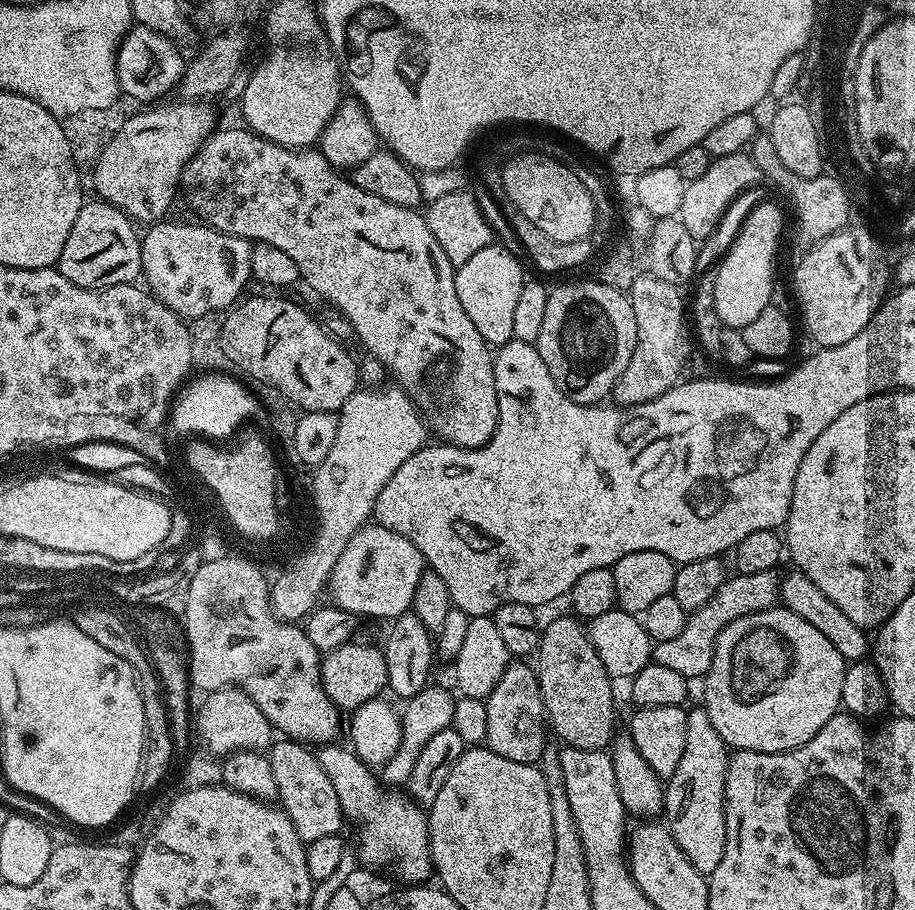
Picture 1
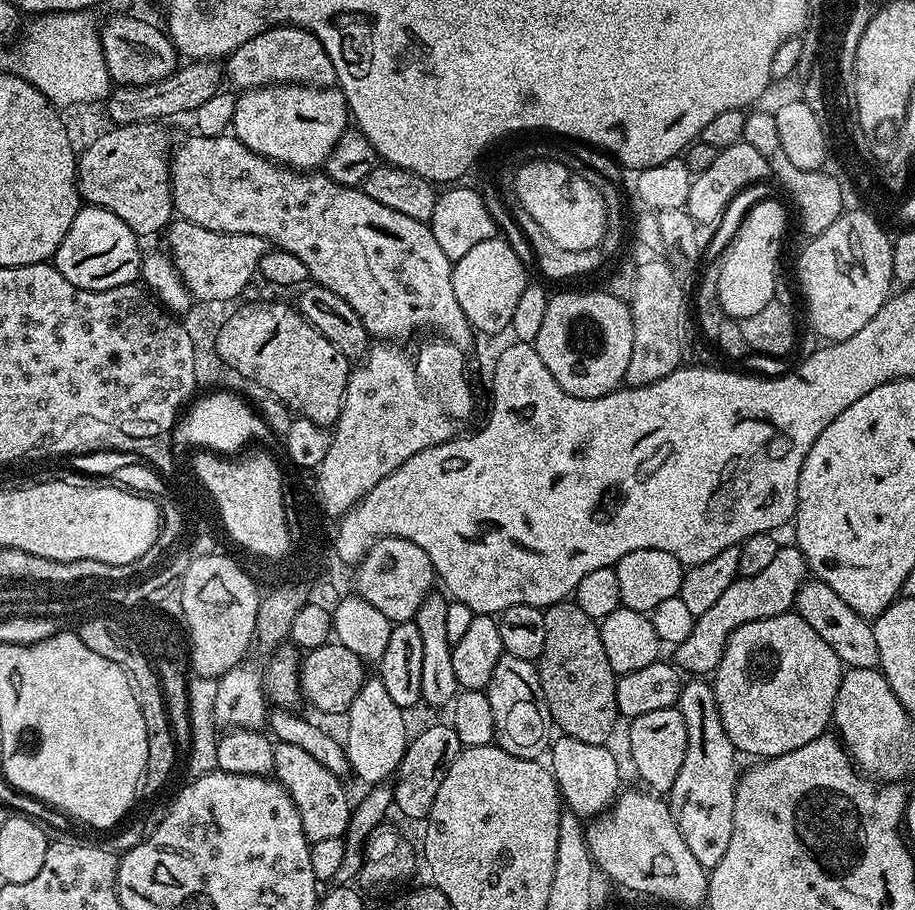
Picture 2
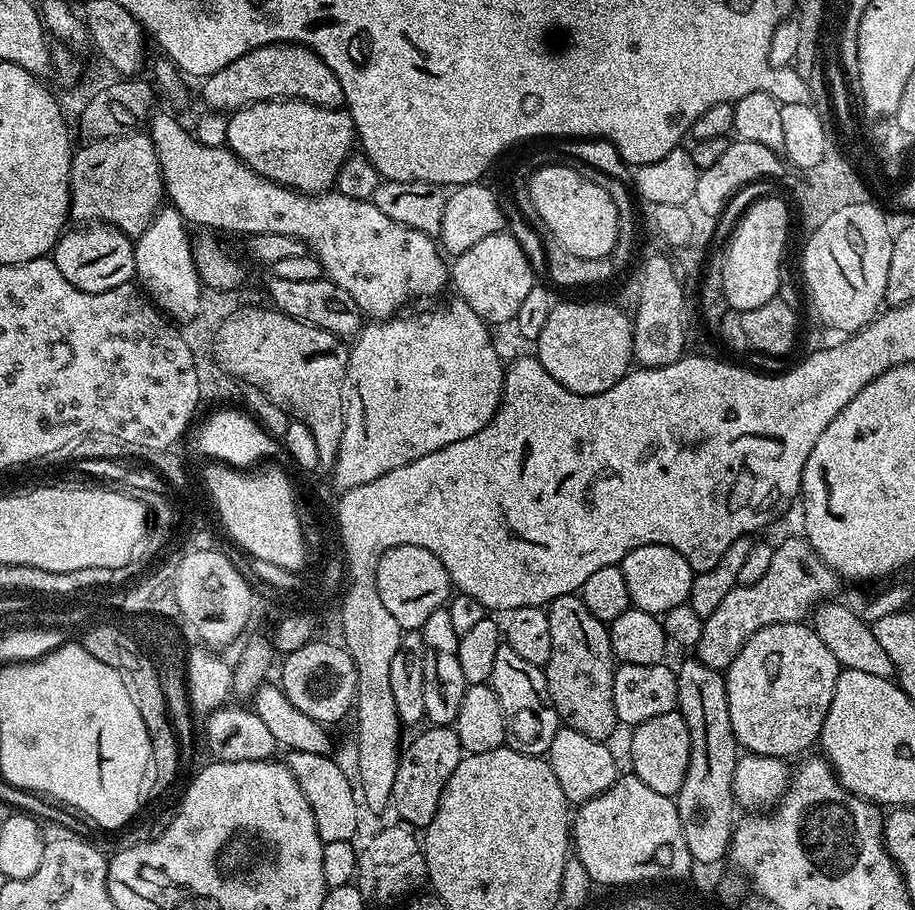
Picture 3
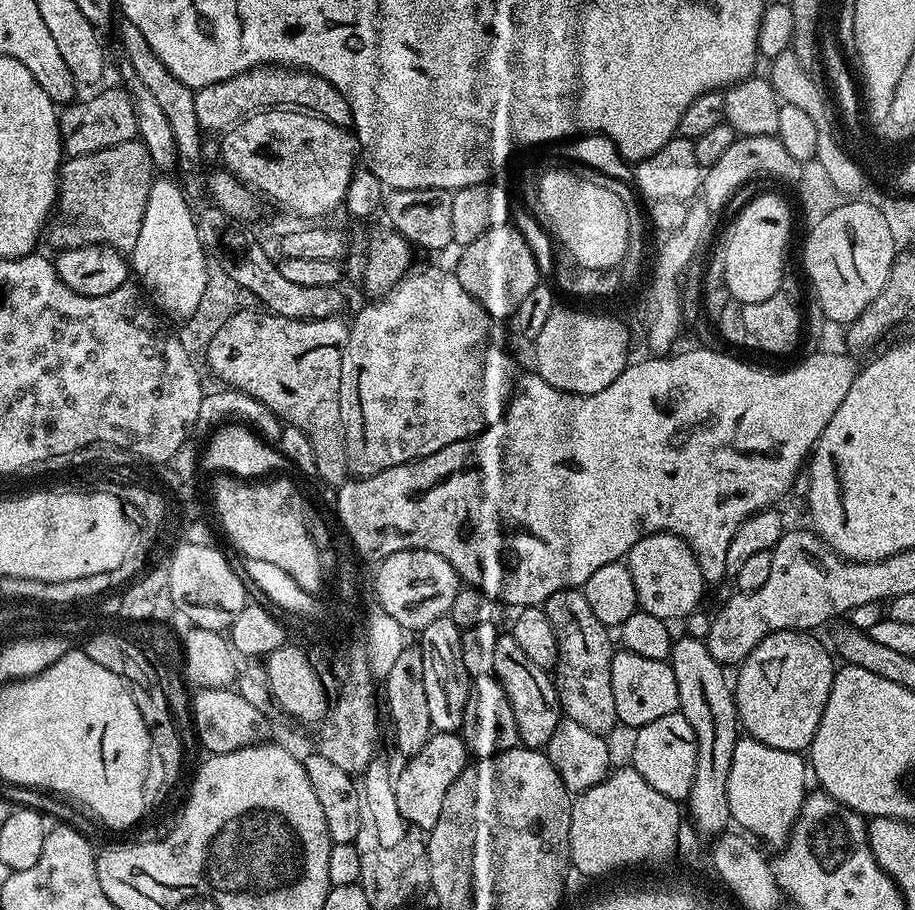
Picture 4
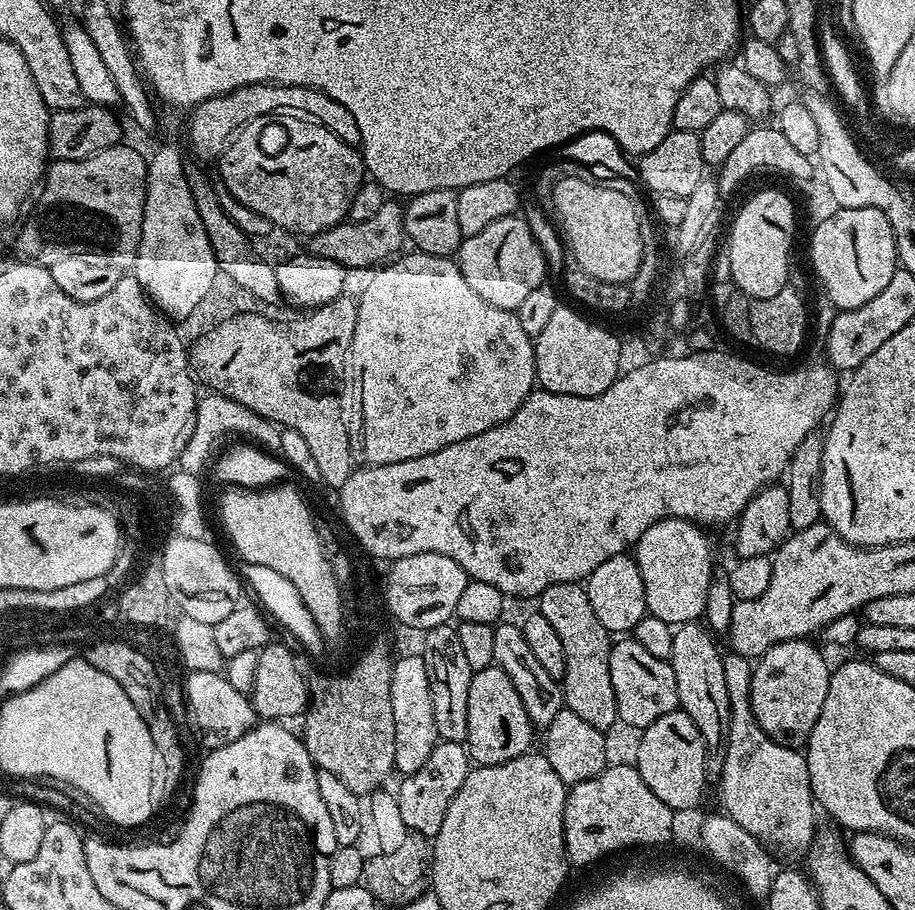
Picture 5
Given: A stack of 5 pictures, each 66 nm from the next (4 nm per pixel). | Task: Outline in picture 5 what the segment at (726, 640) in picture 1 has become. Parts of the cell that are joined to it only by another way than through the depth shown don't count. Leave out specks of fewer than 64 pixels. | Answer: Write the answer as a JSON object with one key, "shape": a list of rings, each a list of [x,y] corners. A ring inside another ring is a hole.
{"shape":[[[811,639],[787,640],[770,646],[755,661],[750,682],[750,702],[758,726],[779,744],[799,749],[807,745],[810,730],[822,714],[826,690],[830,686],[830,664],[812,645]]]}

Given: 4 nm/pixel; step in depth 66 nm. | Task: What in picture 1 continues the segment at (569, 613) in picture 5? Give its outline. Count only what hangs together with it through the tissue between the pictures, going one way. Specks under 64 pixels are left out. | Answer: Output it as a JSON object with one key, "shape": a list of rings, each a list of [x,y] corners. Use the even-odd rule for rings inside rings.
{"shape":[[[567,615],[543,625],[540,646],[534,656],[546,724],[550,732],[561,740],[561,745],[578,750],[604,750],[614,740],[614,681],[608,675],[606,666],[602,666],[602,658],[598,658],[594,644],[590,642],[587,627],[575,615]]]}

